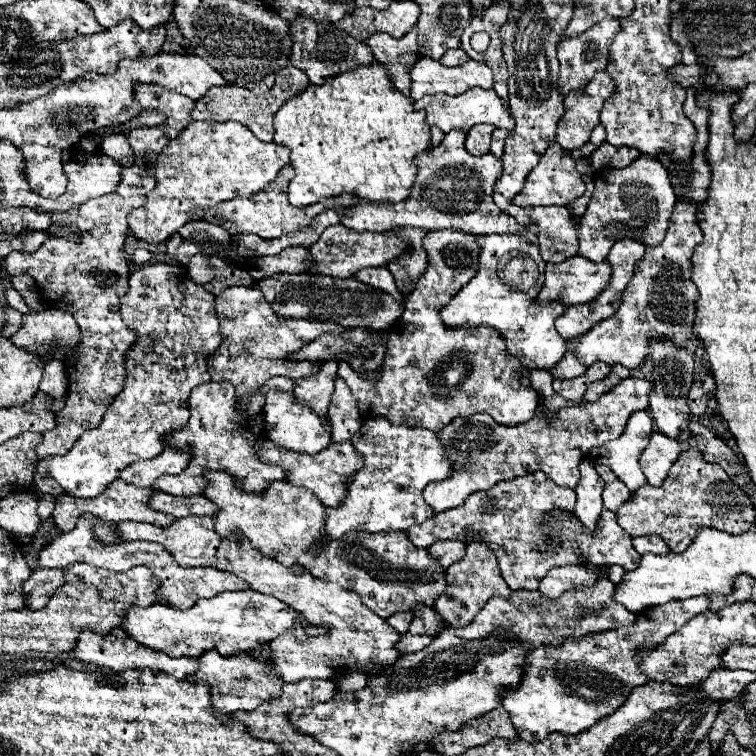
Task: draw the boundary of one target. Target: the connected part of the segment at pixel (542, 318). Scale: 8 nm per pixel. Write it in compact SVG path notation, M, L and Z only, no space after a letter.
M490 234L482 236L482 256L478 274L450 300L442 310L444 324L456 326L494 326L506 340L508 352L526 368L554 368L566 354L566 342L558 334L554 320L568 308L560 300L538 302L544 284L546 262L538 252L538 236L522 234Z

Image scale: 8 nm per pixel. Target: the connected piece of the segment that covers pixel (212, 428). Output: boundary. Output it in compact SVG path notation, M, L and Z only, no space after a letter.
M206 382L192 390L190 394L190 422L180 432L170 432L166 436L166 444L174 448L194 448L194 458L190 462L190 468L186 468L178 476L163 476L155 481L152 490L162 490L172 496L196 496L202 494L202 476L208 470L220 470L228 472L230 476L238 478L238 488L254 494L264 494L270 482L274 480L286 480L286 470L270 464L262 464L258 460L258 440L260 436L254 436L250 432L248 420L242 420L242 412L236 410L236 398L234 398L234 386L226 382Z

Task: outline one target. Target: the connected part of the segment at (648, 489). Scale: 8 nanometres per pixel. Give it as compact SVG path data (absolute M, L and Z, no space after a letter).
M688 448L672 464L662 486L644 486L632 492L632 498L618 508L618 524L632 538L658 534L672 552L684 552L694 540L698 528L708 526L728 534L744 534L754 524L754 504L718 466L704 460L698 448Z

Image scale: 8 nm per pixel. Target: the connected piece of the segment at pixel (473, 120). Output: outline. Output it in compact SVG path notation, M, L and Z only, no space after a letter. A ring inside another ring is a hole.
M472 88L472 90L468 90L466 94L460 94L460 96L448 96L448 94L424 96L414 106L426 110L426 122L428 122L428 126L438 126L442 132L450 132L452 128L470 130L476 124L492 124L496 128L506 128L506 130L514 128L514 120L508 114L508 108L502 104L500 96L494 90Z

